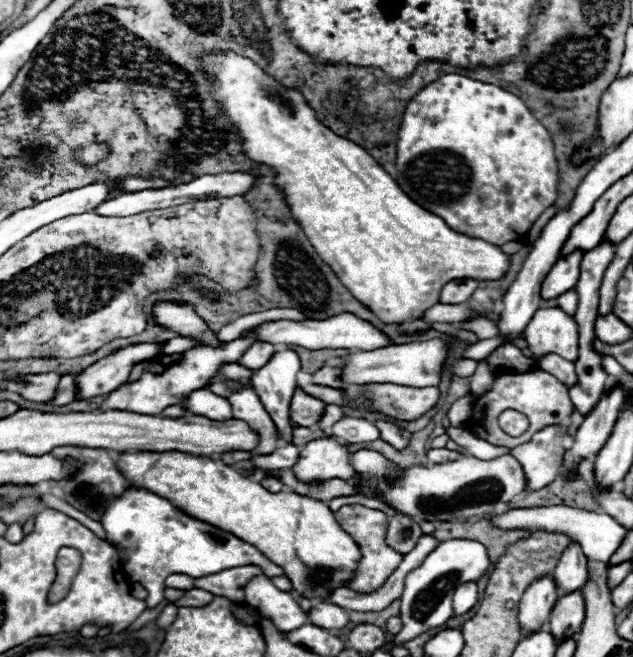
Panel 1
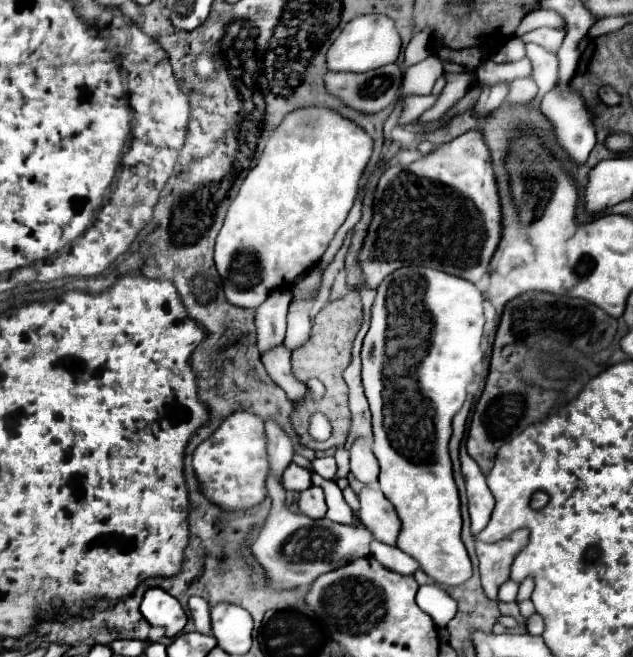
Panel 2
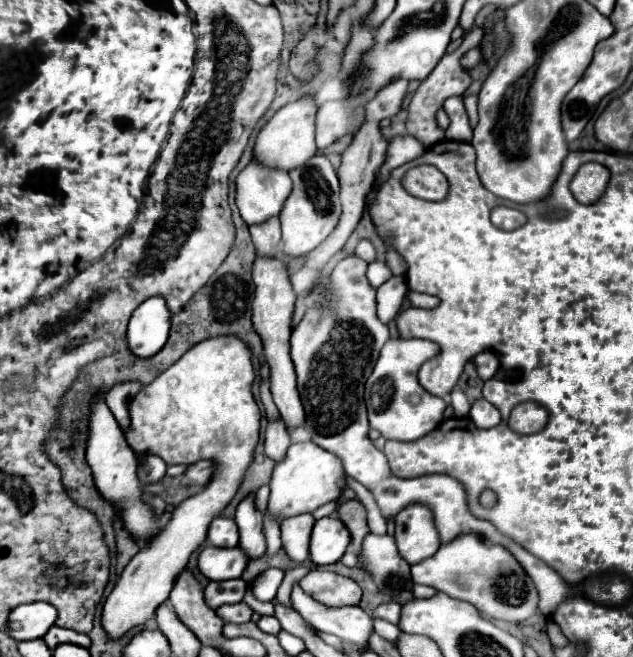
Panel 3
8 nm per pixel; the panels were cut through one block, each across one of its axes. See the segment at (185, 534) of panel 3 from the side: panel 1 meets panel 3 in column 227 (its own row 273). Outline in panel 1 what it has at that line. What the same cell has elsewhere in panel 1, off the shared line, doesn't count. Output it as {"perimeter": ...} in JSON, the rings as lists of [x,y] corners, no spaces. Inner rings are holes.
{"perimeter":[[[236,54],[212,56],[206,68],[216,76],[214,94],[222,102],[228,118],[234,122],[234,130],[242,136],[246,156],[276,170],[276,184],[284,190],[292,216],[306,232],[314,250],[336,272],[340,282],[346,284],[352,296],[356,296],[356,300],[366,308],[372,308],[380,320],[388,324],[404,324],[408,320],[422,318],[428,308],[440,302],[440,292],[450,280],[498,280],[508,272],[510,256],[504,254],[500,246],[460,234],[440,216],[416,206],[414,200],[364,148],[328,130],[316,118],[312,108],[308,108],[302,94],[286,90],[252,60]]]}

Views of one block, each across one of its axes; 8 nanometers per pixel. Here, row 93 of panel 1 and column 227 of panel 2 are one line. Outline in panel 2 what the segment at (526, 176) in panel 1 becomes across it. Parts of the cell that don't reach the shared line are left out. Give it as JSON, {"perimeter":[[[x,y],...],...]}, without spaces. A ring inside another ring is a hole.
{"perimeter":[[[236,412],[194,450],[192,462],[204,496],[222,510],[242,510],[256,506],[268,494],[264,482],[268,474],[264,422],[252,412]]]}

